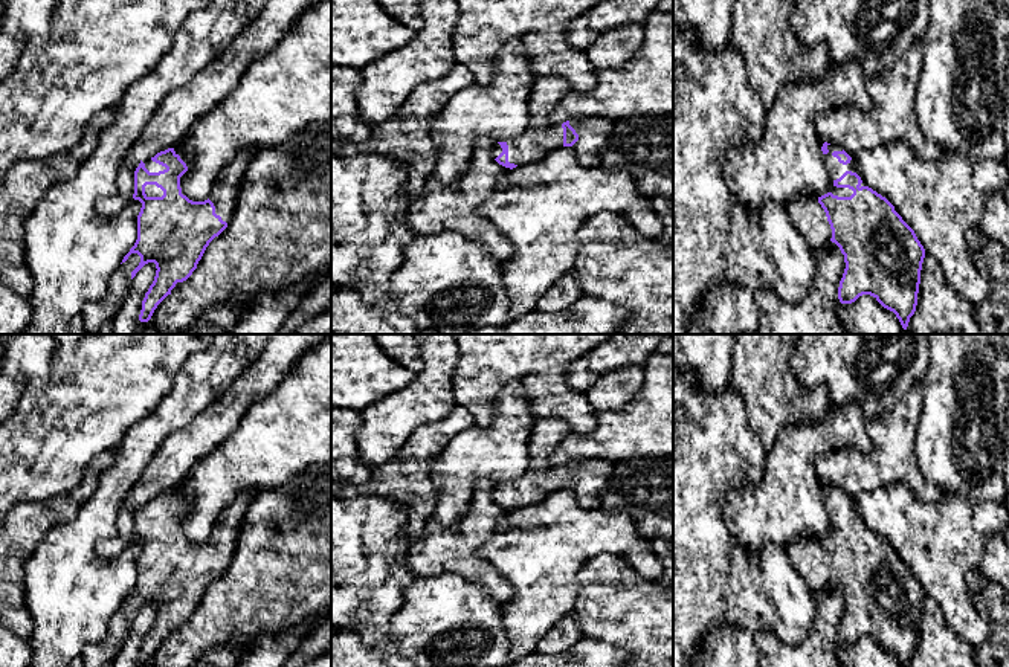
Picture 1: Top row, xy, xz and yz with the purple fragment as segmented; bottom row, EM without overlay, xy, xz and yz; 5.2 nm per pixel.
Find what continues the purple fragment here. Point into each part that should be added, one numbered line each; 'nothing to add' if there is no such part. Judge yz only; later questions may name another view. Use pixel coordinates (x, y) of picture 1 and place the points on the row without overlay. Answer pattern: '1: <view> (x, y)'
1: yz (835, 512)
2: yz (806, 556)

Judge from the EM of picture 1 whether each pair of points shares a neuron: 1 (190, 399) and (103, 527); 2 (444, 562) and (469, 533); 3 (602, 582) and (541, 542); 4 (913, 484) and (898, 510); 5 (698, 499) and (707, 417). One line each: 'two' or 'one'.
1: one
2: one
3: two
4: two
5: one

